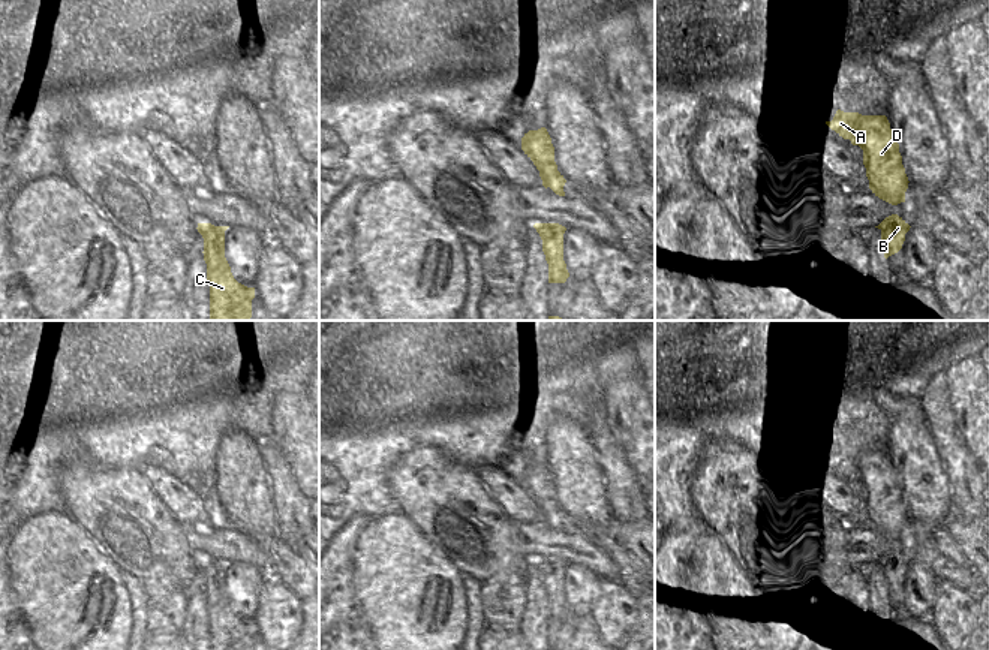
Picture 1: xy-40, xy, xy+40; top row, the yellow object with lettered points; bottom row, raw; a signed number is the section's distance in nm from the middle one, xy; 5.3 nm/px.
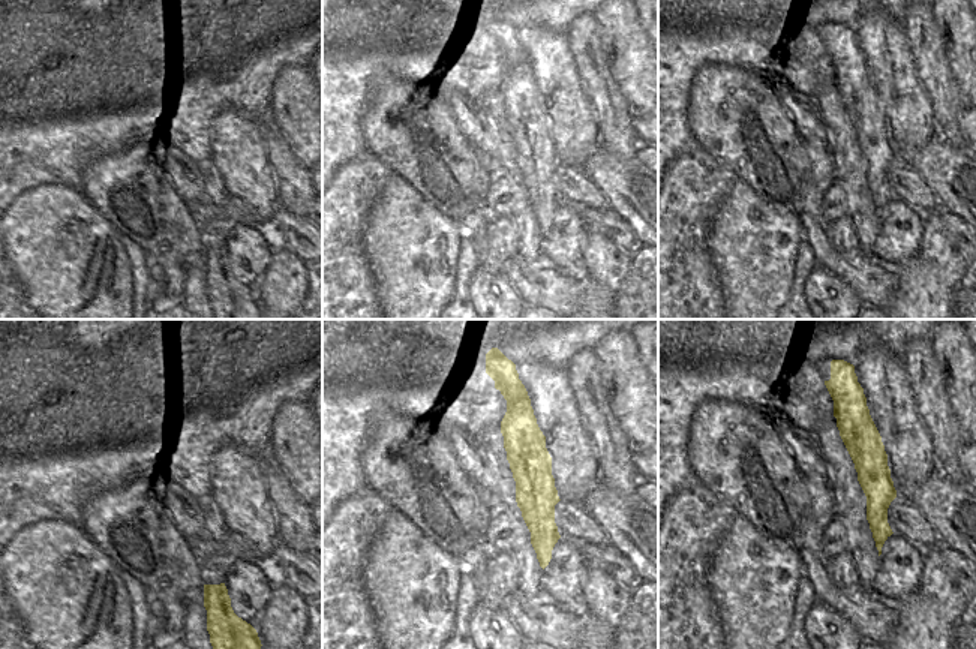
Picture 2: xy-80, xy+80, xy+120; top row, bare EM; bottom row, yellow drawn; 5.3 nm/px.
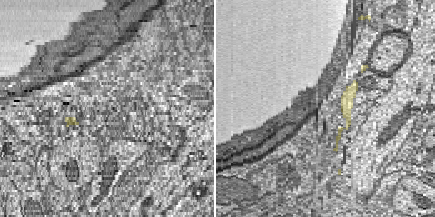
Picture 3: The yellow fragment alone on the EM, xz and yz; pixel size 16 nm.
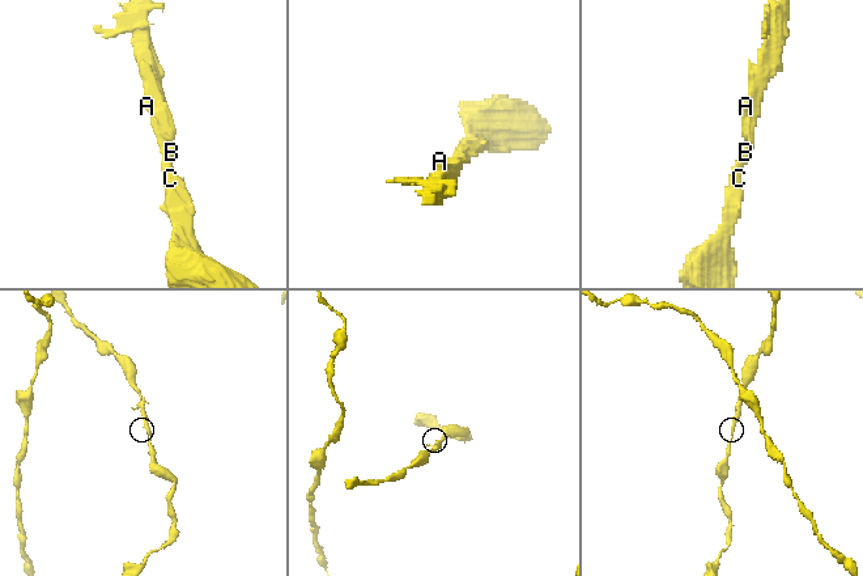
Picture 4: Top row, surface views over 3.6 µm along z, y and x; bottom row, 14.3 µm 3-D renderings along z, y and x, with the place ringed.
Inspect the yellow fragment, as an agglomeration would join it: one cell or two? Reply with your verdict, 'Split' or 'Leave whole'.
Leave whole

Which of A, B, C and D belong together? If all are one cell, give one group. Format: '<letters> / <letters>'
A B C D

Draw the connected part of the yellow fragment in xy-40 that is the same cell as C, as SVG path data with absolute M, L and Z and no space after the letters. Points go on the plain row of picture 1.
M198 559L204 574L204 596L210 620L210 650L252 650L255 623L238 619L225 593L225 566L229 562Z

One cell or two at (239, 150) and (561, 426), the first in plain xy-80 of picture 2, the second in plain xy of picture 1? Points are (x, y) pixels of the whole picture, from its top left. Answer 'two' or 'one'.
one

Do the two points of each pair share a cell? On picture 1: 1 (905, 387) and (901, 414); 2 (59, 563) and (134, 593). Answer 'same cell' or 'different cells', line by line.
1: different cells
2: different cells

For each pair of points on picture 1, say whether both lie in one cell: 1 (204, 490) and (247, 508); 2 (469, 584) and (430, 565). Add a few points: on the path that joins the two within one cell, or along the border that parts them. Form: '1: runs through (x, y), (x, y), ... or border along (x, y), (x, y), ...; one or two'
1: border along (215, 459), (213, 493), (230, 526); two
2: border along (460, 574), (463, 607), (468, 616); two

